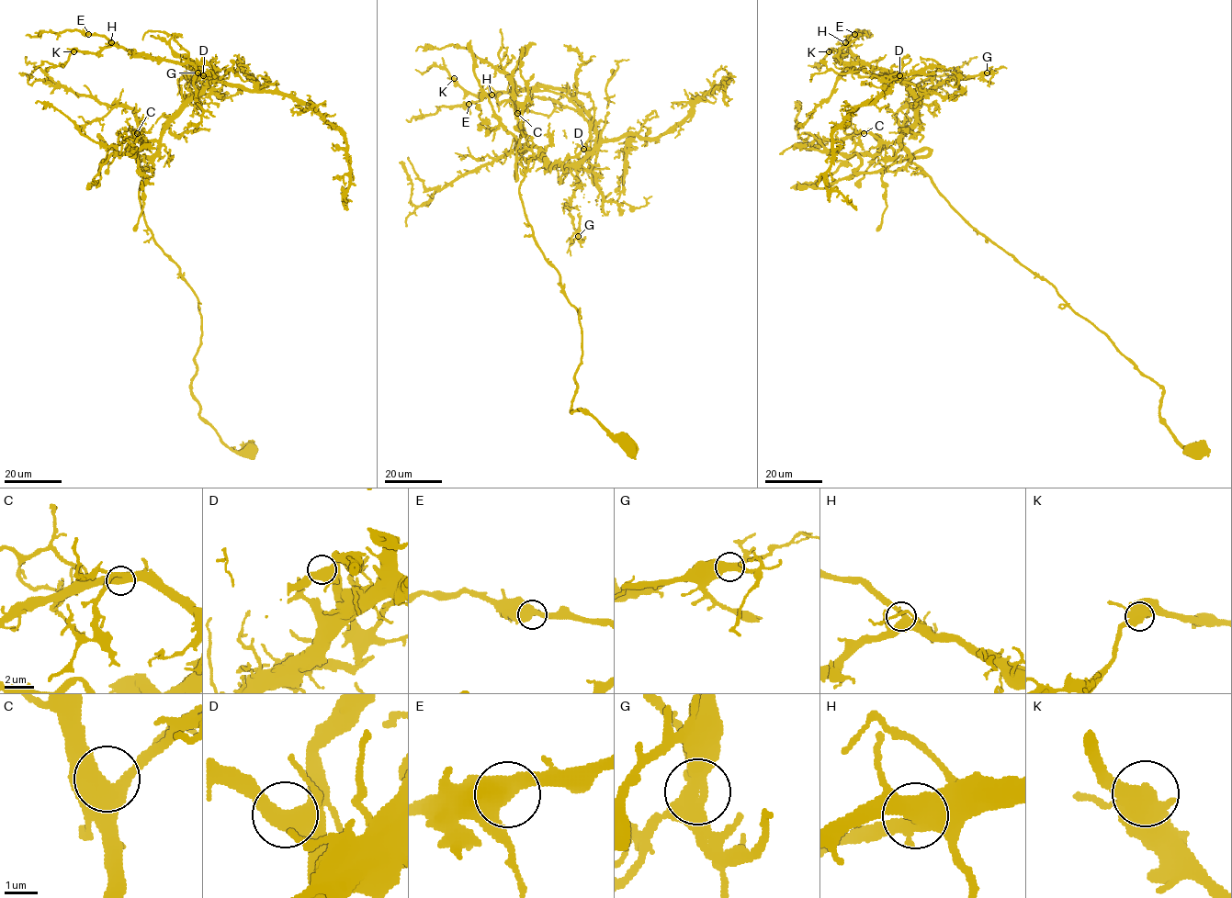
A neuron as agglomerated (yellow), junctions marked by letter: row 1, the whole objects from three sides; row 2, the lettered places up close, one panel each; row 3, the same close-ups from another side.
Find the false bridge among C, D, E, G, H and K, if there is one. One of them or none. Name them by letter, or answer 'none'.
G

